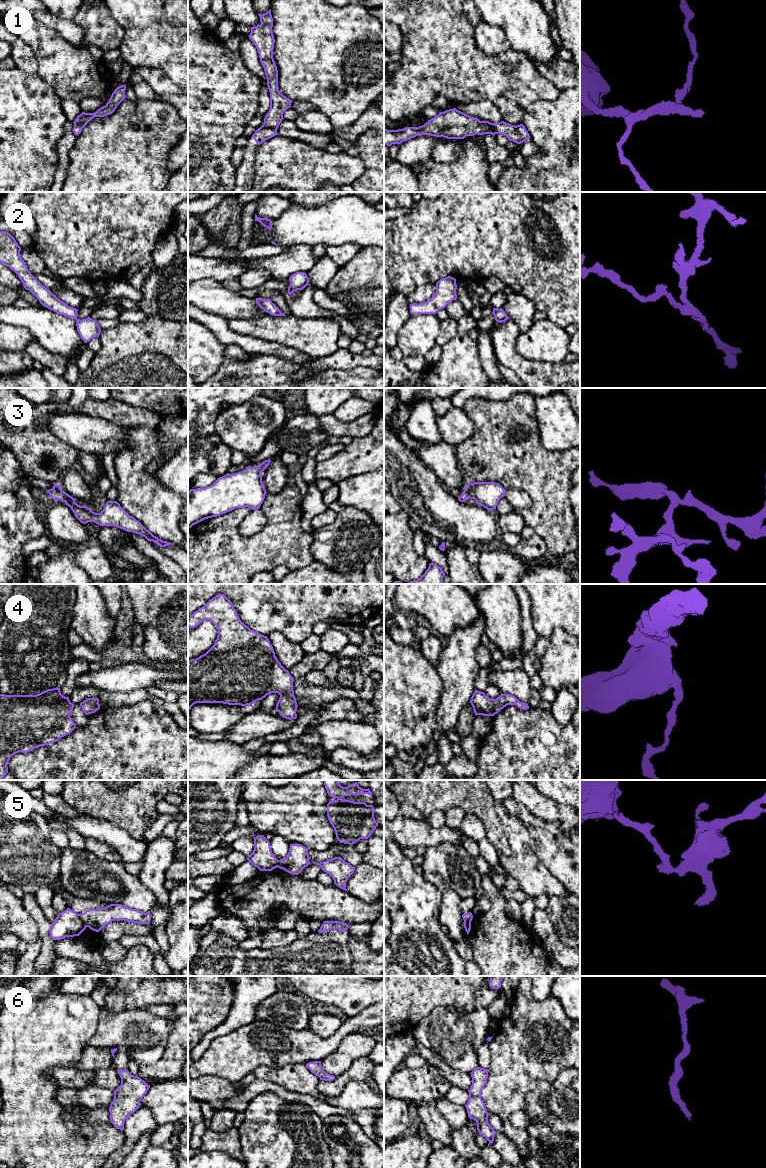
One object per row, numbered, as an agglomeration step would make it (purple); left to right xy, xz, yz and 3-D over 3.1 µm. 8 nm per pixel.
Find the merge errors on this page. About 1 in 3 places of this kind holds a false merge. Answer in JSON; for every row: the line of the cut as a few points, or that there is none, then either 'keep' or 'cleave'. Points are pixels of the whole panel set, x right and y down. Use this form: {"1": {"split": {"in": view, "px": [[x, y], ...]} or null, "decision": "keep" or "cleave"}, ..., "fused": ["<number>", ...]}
{"1": {"split": null, "decision": "keep"}, "2": {"split": null, "decision": "keep"}, "3": {"split": null, "decision": "keep"}, "4": {"split": null, "decision": "keep"}, "5": {"split": {"in": "xy", "px": [[79, 914], [87, 926]]}, "decision": "cleave"}, "6": {"split": null, "decision": "keep"}, "fused": ["5"]}

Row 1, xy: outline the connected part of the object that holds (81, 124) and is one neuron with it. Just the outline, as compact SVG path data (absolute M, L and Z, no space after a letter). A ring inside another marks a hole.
M121 85L117 87L112 93L109 101L105 106L101 107L94 113L85 113L82 112L77 116L74 123L73 132L75 135L79 135L82 129L90 122L94 117L104 117L112 114L117 106L126 98L125 95L126 85Z

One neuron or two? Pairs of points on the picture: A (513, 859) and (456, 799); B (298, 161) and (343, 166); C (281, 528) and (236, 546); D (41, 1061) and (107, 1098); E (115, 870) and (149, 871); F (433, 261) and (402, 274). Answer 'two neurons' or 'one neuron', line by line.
A: one neuron
B: one neuron
C: one neuron
D: two neurons
E: two neurons
F: one neuron

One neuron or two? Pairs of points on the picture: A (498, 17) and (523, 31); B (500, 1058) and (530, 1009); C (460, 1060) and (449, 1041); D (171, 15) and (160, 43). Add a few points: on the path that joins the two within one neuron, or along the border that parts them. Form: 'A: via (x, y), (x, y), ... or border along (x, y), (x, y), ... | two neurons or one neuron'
A: via (504, 17), (509, 17), (517, 25) | one neuron
B: via (512, 1046), (521, 1037), (525, 1021) | one neuron
C: via (460, 1055), (460, 1052), (454, 1046) | one neuron
D: via (164, 22), (161, 25), (160, 36) | one neuron

